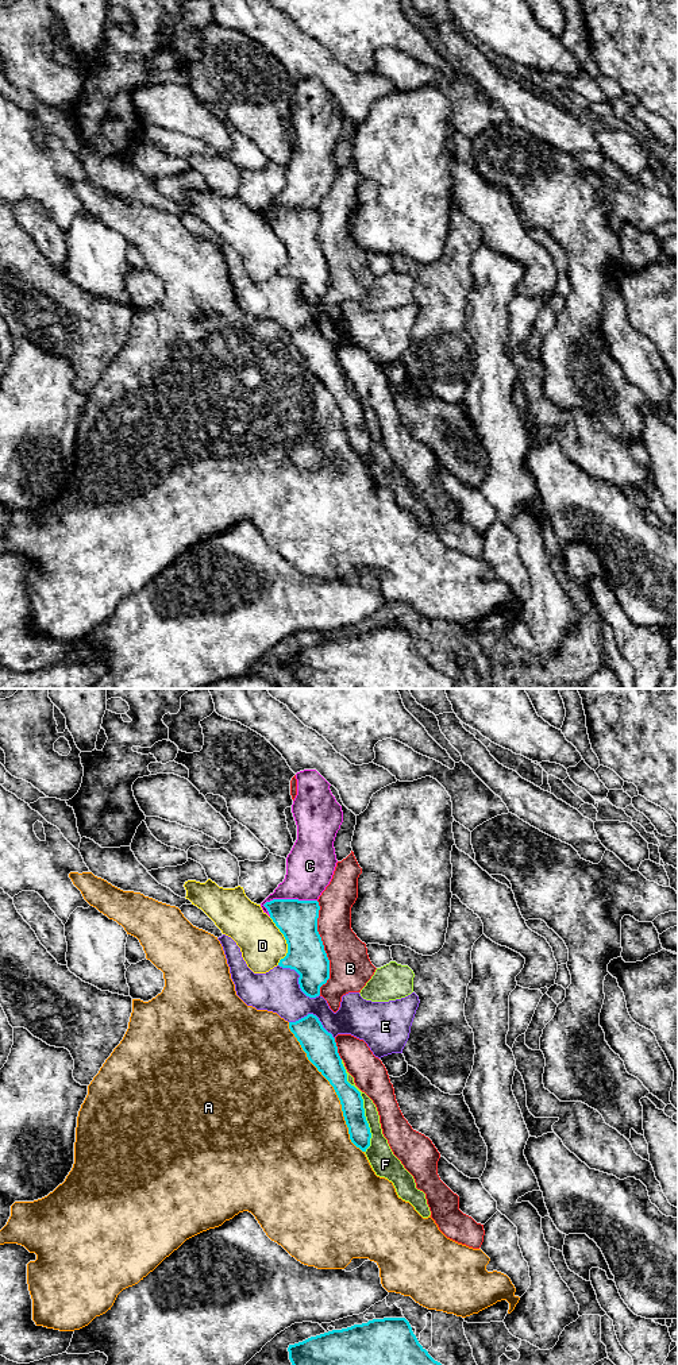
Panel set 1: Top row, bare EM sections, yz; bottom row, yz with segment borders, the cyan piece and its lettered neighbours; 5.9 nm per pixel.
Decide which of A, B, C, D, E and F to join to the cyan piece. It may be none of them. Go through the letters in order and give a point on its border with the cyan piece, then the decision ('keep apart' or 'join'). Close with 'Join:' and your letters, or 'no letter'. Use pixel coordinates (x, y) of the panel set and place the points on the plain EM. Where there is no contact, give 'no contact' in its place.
A: contact yz (334, 397); keep apart
B: contact yz (323, 257); keep apart
C: contact yz (289, 208); keep apart
D: contact yz (287, 250); keep apart
E: contact yz (299, 290); keep apart
F: contact yz (362, 415); keep apart
Join: no letter

